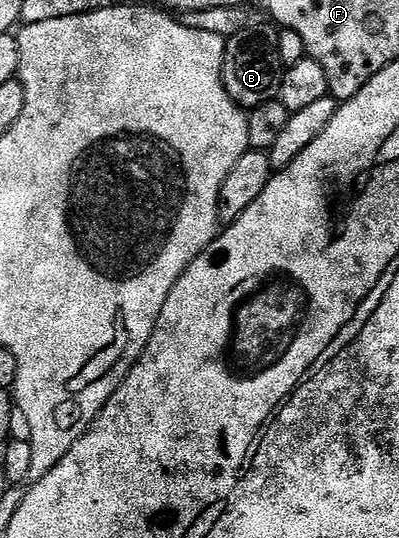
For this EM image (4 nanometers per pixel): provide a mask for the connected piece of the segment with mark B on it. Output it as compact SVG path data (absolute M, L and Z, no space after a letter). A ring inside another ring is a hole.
M275 26L239 31L224 45L224 88L239 107L251 109L277 98L280 93L282 64L278 57L280 31Z

